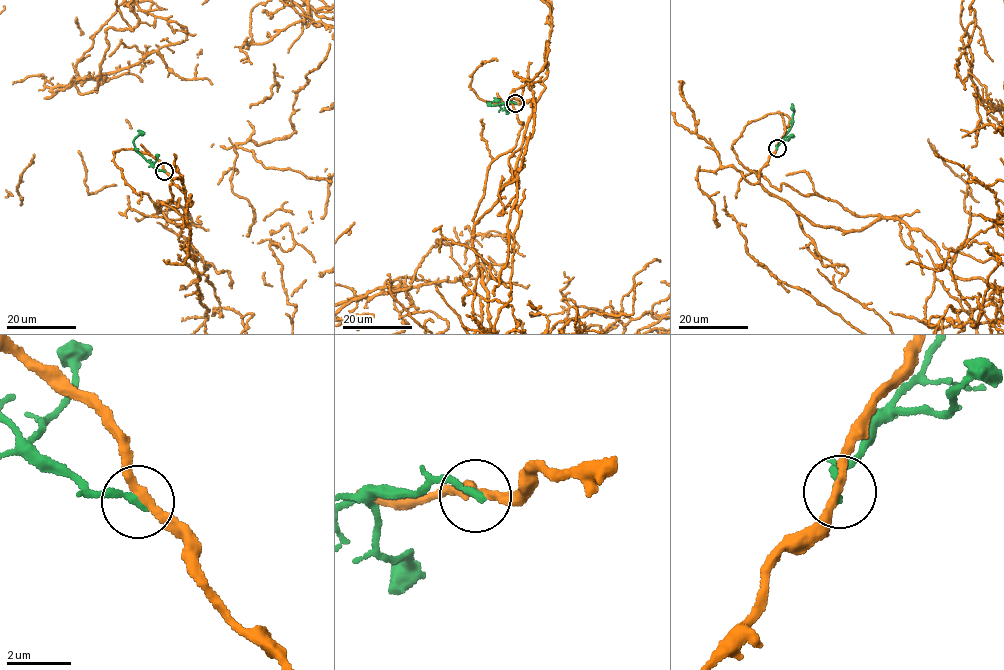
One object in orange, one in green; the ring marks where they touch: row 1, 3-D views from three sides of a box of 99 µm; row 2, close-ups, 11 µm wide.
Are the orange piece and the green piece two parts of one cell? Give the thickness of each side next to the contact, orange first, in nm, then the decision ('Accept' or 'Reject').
Thickness 280 nm (orange) against 240 nm. Reject

